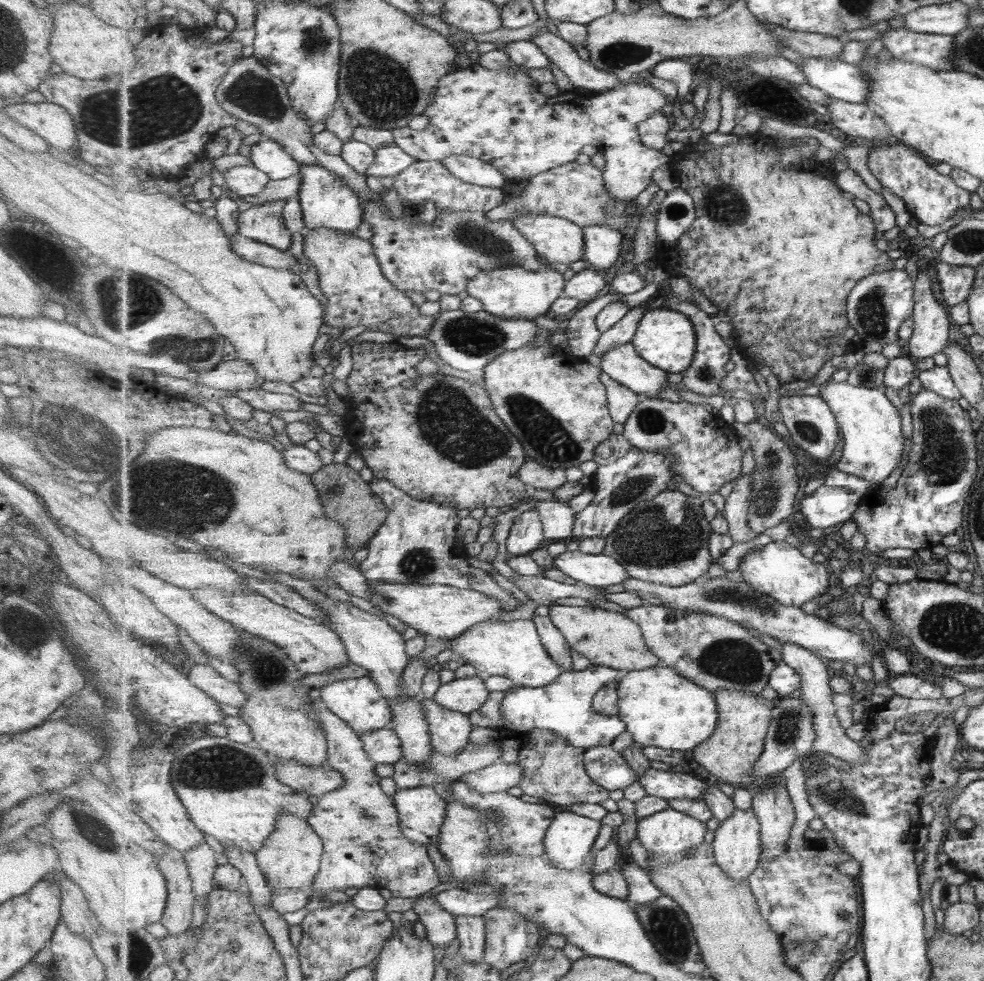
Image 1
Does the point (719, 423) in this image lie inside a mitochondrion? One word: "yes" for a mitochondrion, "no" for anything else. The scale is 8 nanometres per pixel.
no

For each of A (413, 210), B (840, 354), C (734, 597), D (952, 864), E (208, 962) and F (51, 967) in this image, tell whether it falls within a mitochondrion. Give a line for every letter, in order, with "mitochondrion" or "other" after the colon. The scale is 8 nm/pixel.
A: other
B: other
C: mitochondrion
D: other
E: other
F: other

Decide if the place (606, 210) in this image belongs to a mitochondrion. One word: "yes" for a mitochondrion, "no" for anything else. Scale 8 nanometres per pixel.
yes

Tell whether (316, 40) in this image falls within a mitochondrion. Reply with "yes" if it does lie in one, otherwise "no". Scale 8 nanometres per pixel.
yes

